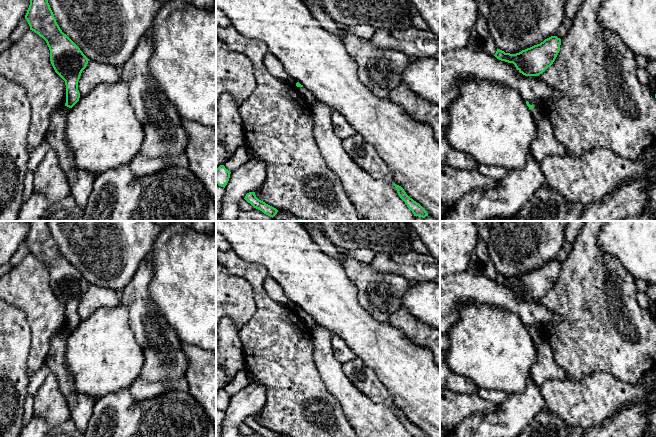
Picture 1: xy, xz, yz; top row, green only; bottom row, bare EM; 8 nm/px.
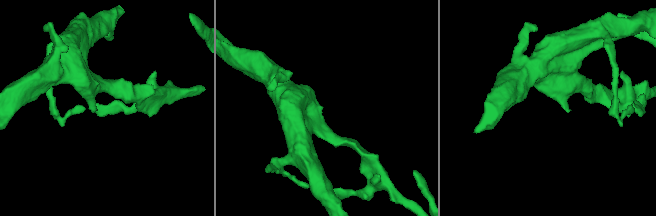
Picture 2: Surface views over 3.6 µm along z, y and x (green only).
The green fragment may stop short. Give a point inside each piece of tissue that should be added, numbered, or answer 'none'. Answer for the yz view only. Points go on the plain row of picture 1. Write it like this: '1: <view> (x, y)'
1: yz (545, 368)

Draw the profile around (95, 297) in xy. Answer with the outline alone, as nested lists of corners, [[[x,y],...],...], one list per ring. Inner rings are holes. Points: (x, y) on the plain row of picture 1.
[[[89,284],[78,305],[78,314],[80,320],[85,320],[99,308],[111,308],[118,305],[120,305],[120,297],[116,291]]]

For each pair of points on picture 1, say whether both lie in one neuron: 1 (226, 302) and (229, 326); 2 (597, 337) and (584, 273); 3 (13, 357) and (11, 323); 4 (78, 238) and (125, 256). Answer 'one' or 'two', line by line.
1: two
2: one
3: one
4: one

